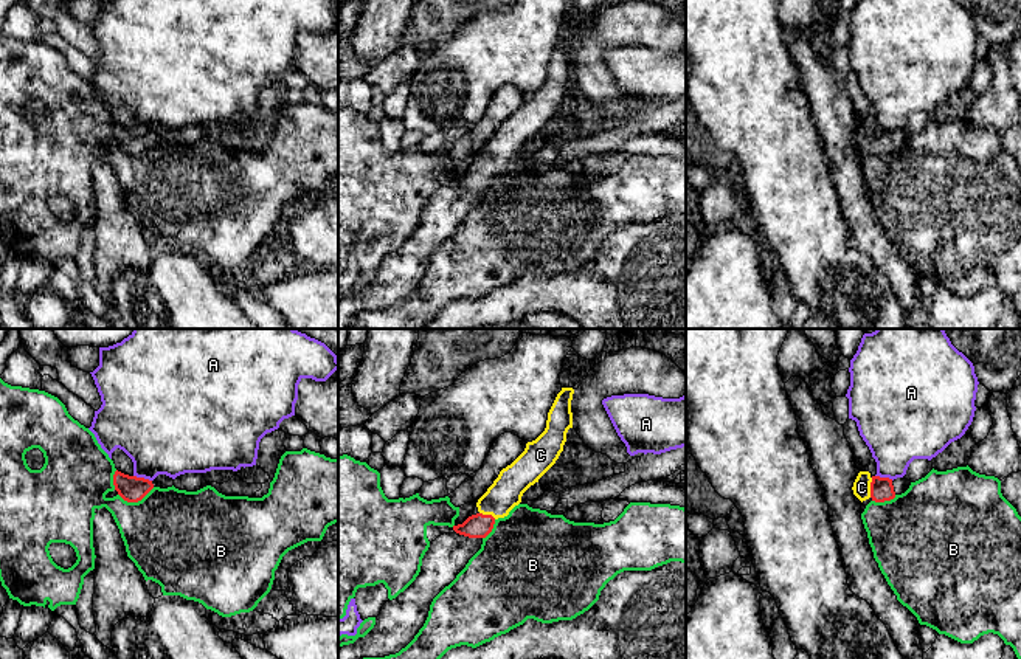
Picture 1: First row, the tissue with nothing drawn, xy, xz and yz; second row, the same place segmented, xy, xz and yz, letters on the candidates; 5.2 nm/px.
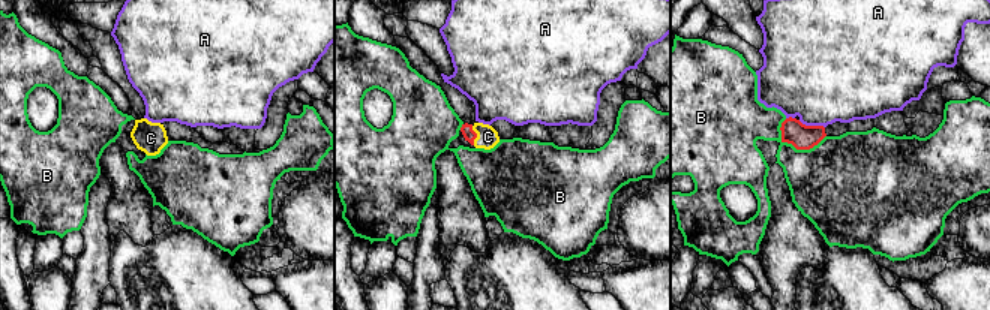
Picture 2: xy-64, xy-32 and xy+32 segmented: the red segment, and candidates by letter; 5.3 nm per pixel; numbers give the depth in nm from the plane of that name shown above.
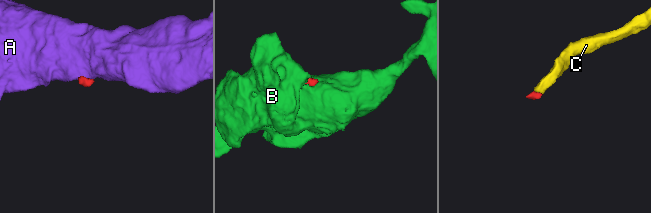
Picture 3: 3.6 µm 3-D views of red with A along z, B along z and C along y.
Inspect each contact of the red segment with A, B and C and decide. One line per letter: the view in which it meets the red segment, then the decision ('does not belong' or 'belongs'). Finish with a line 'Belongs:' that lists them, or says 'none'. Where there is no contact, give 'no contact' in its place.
A: contact in xy; does not belong
B: contact in xy; does not belong
C: contact in yz; belongs
Belongs: C

